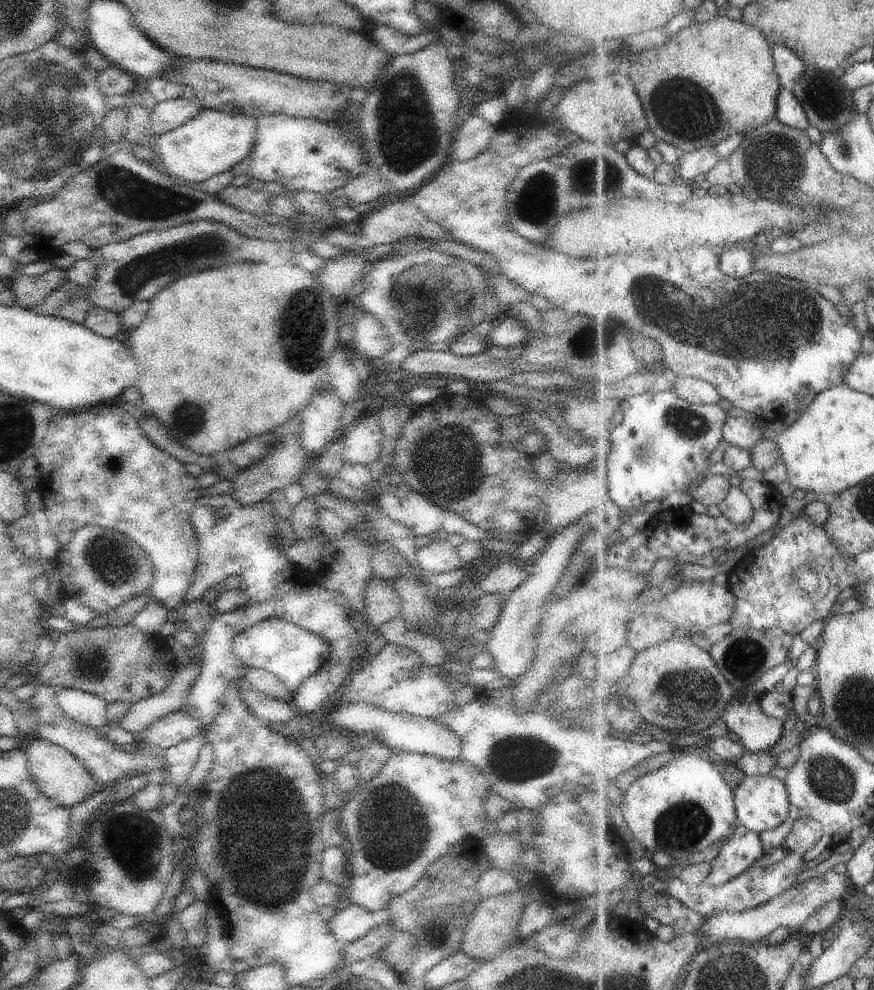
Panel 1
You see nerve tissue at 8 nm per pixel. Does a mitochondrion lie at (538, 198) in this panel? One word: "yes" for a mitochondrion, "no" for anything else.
yes

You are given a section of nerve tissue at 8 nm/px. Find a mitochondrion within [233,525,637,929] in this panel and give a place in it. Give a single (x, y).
(395, 826)

